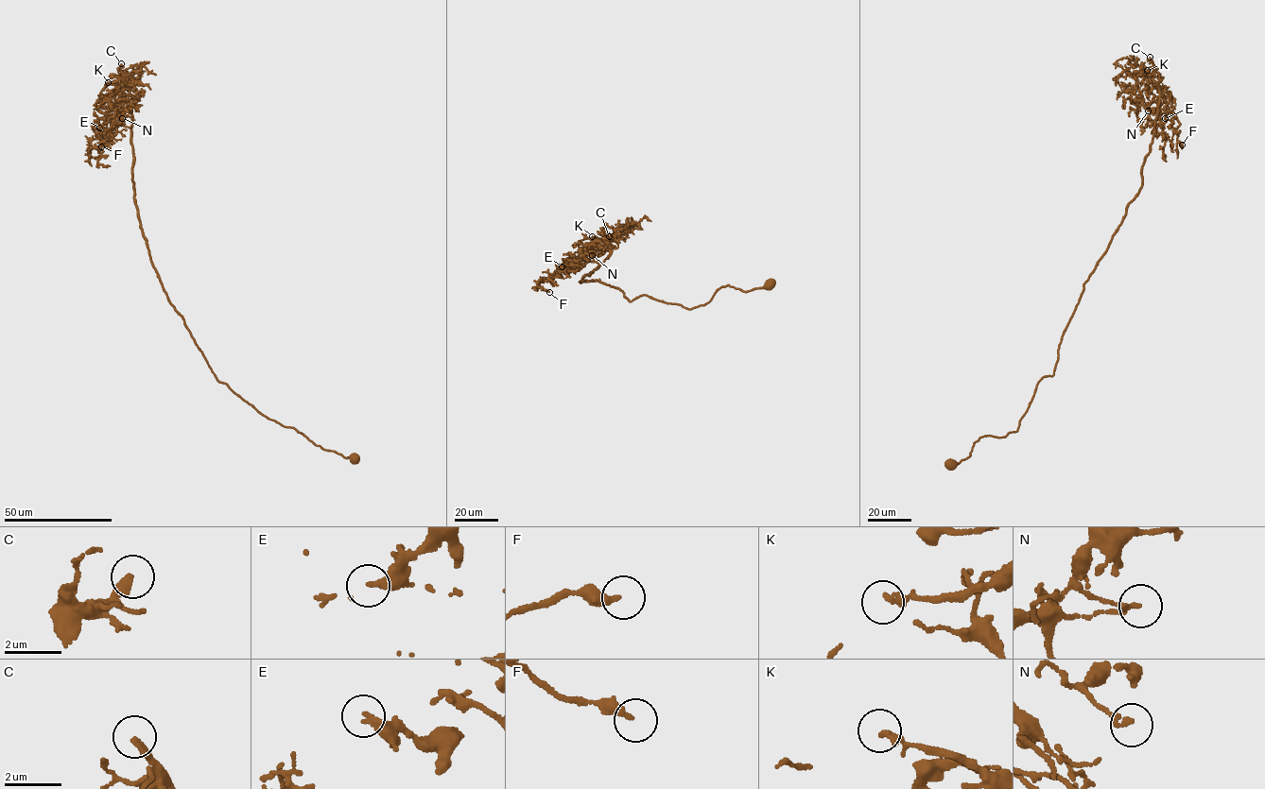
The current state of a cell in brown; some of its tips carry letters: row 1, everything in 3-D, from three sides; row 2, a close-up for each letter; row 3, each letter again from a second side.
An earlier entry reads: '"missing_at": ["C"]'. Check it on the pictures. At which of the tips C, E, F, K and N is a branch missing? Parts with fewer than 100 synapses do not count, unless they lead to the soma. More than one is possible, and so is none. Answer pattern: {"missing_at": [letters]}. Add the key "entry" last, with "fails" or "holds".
{"missing_at": ["C"], "entry": "holds"}

